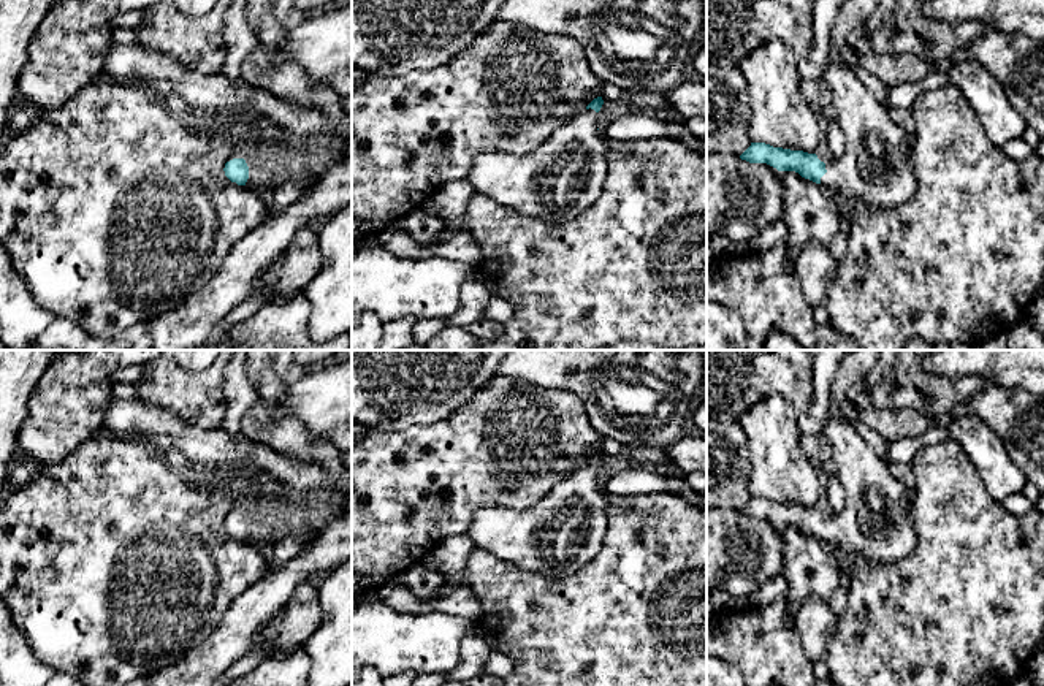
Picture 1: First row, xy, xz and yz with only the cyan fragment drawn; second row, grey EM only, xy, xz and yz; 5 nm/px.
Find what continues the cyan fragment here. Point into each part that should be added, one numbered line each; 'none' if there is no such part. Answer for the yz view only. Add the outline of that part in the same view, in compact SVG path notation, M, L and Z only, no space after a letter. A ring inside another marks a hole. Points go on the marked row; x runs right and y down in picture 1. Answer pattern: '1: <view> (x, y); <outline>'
1: yz (875, 170); M846 63L829 65L822 78L829 86L829 103L835 108L836 122L846 138L846 151L840 158L825 163L827 173L821 177L821 185L873 211L905 206L914 196L917 182L909 160L911 146L903 128L892 119L890 108L879 103Z

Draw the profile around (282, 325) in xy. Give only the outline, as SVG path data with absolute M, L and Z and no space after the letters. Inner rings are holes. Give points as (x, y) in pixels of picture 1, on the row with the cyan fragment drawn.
M304 292L284 301L266 303L247 322L238 325L230 350L352 350L352 333L315 342L307 325L311 303Z

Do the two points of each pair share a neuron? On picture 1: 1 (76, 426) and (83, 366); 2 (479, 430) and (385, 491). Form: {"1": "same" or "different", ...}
{"1": "same", "2": "same"}

